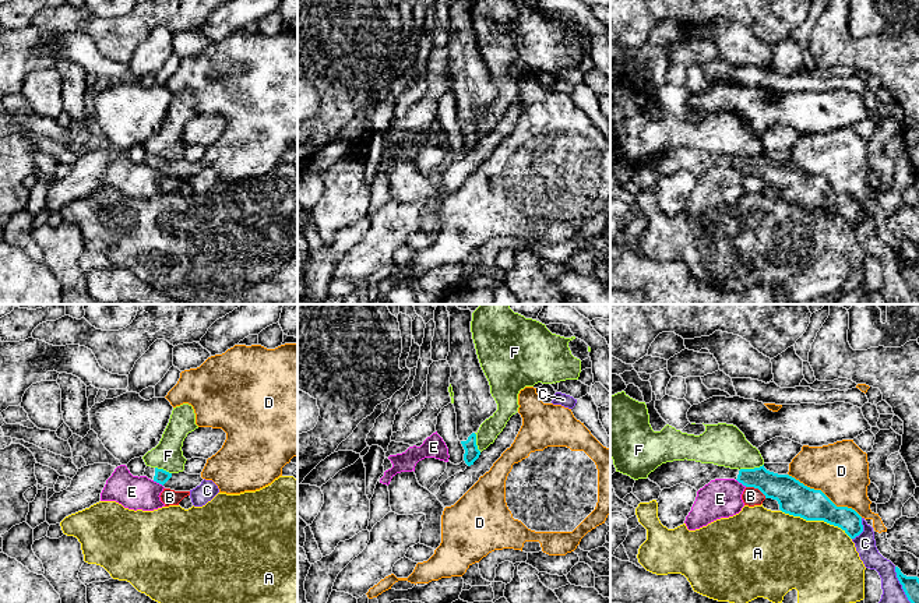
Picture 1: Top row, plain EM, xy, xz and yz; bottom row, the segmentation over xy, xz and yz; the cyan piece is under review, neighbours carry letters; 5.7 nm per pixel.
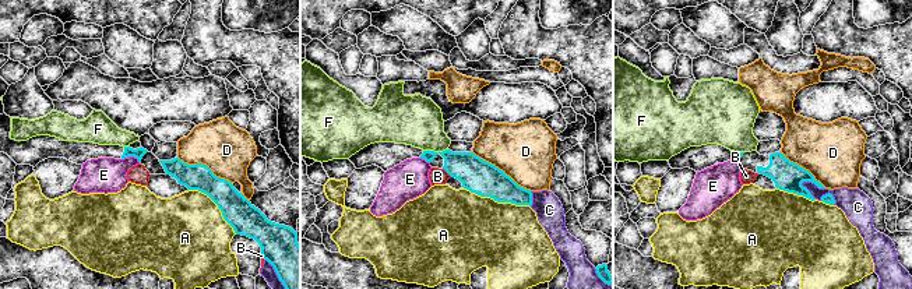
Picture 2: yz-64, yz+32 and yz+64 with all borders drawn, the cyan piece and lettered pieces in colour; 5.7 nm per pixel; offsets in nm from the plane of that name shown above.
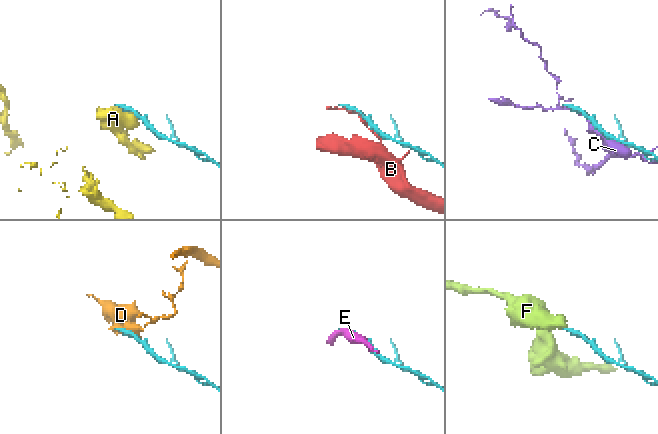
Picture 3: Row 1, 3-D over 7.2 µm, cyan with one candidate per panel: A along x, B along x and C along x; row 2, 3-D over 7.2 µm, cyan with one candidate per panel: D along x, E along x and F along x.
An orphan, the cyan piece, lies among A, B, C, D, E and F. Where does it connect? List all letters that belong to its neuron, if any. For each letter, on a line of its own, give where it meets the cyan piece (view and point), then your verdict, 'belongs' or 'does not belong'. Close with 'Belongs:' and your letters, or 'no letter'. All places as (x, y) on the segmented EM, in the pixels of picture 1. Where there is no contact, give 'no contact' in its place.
A: contact yz (816, 519); does not belong
B: contact yz (756, 487); does not belong
C: contact yz (901, 584); does not belong
D: contact yz (824, 494); does not belong
E: contact xy (158, 482); does not belong
F: contact yz (750, 469); does not belong
Belongs: no letter

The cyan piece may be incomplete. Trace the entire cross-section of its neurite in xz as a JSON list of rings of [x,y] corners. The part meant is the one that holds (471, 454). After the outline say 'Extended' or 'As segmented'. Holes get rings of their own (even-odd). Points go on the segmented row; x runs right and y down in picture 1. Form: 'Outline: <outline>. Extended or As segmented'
Outline: [[[444,304],[450,313],[450,384],[454,392],[457,436],[468,466],[479,458],[476,433],[480,424],[493,416],[497,403],[490,394],[489,381],[480,367],[471,332],[472,311],[457,304]]]. Extended

